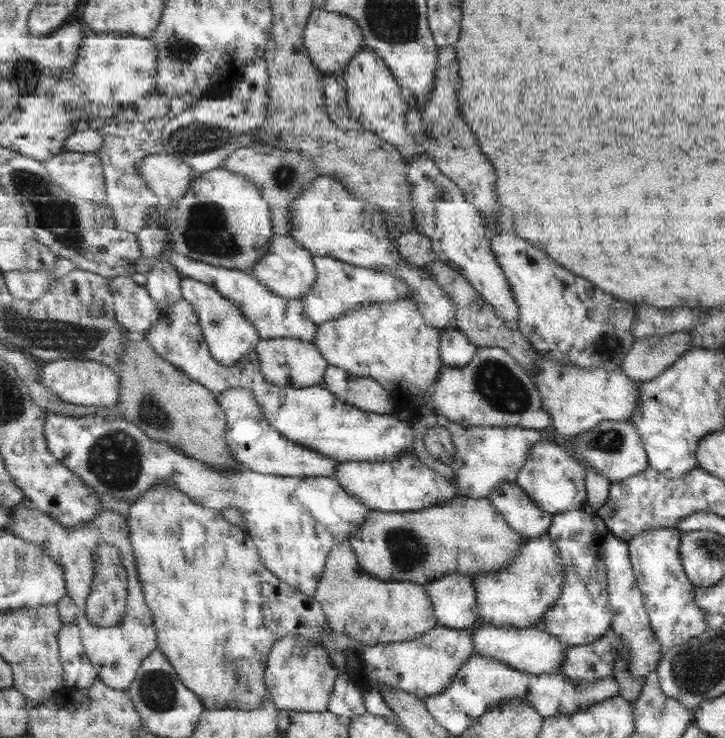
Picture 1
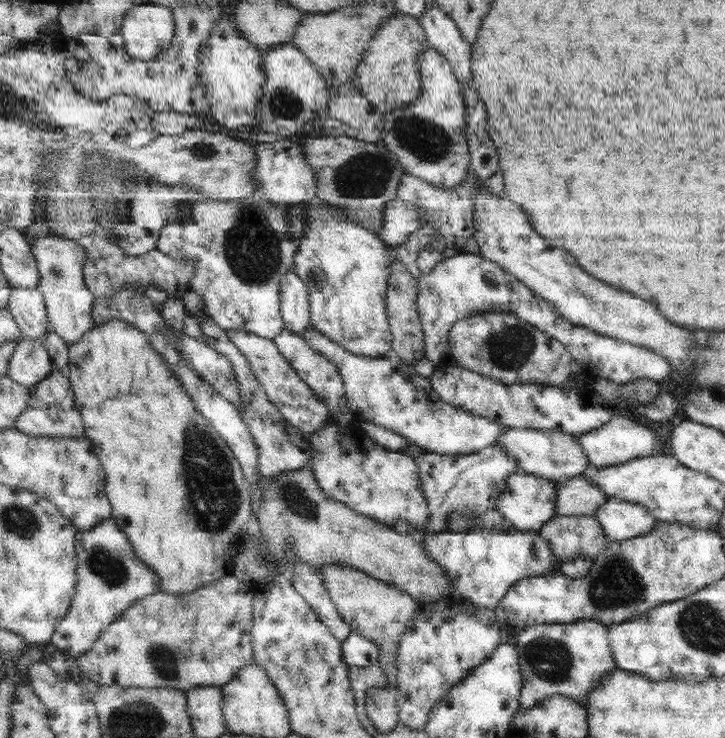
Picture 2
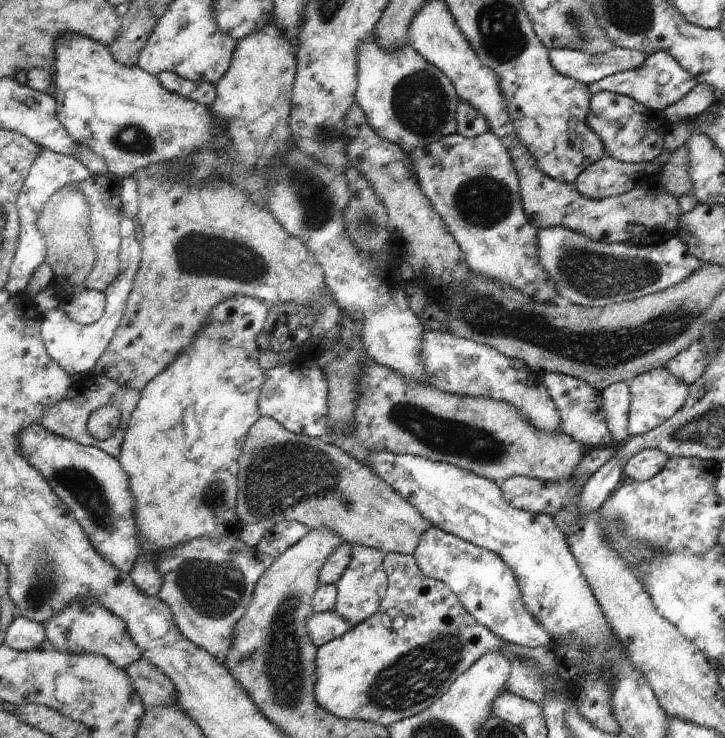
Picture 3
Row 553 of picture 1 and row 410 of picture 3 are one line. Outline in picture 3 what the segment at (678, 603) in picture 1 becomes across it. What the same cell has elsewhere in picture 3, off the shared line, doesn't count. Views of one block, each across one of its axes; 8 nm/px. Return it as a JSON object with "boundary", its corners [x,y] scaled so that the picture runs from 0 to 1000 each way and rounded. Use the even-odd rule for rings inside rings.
{"boundary":[[[916,497],[897,501],[863,518],[870,542],[866,553],[865,585],[868,589],[881,591],[895,585],[899,580],[914,575],[917,569],[931,561],[949,538],[949,522],[928,512]]]}

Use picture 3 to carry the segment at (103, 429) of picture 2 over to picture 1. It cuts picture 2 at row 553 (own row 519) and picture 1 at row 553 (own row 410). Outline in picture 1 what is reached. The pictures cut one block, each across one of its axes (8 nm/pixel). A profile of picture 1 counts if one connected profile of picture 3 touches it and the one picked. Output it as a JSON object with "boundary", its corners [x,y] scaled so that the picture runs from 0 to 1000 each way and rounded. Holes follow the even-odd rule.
{"boundary":[[[228,652],[217,654],[214,661],[208,661],[206,667],[200,667],[190,676],[186,676],[175,703],[182,726],[181,734],[185,737],[186,756],[190,763],[192,786],[196,787],[203,818],[212,829],[212,846],[218,856],[218,879],[223,881],[236,900],[240,901],[251,925],[257,927],[265,938],[273,939],[284,961],[360,962],[372,943],[372,935],[368,934],[367,928],[367,907],[370,905],[370,889],[378,873],[392,862],[401,859],[415,860],[423,867],[443,873],[447,859],[455,856],[457,847],[451,840],[450,829],[440,822],[441,816],[434,809],[412,802],[411,798],[379,780],[379,776],[363,764],[356,738],[352,737],[350,728],[339,715],[314,706],[305,692],[272,683],[261,671],[241,661],[239,654],[229,654]]]}

